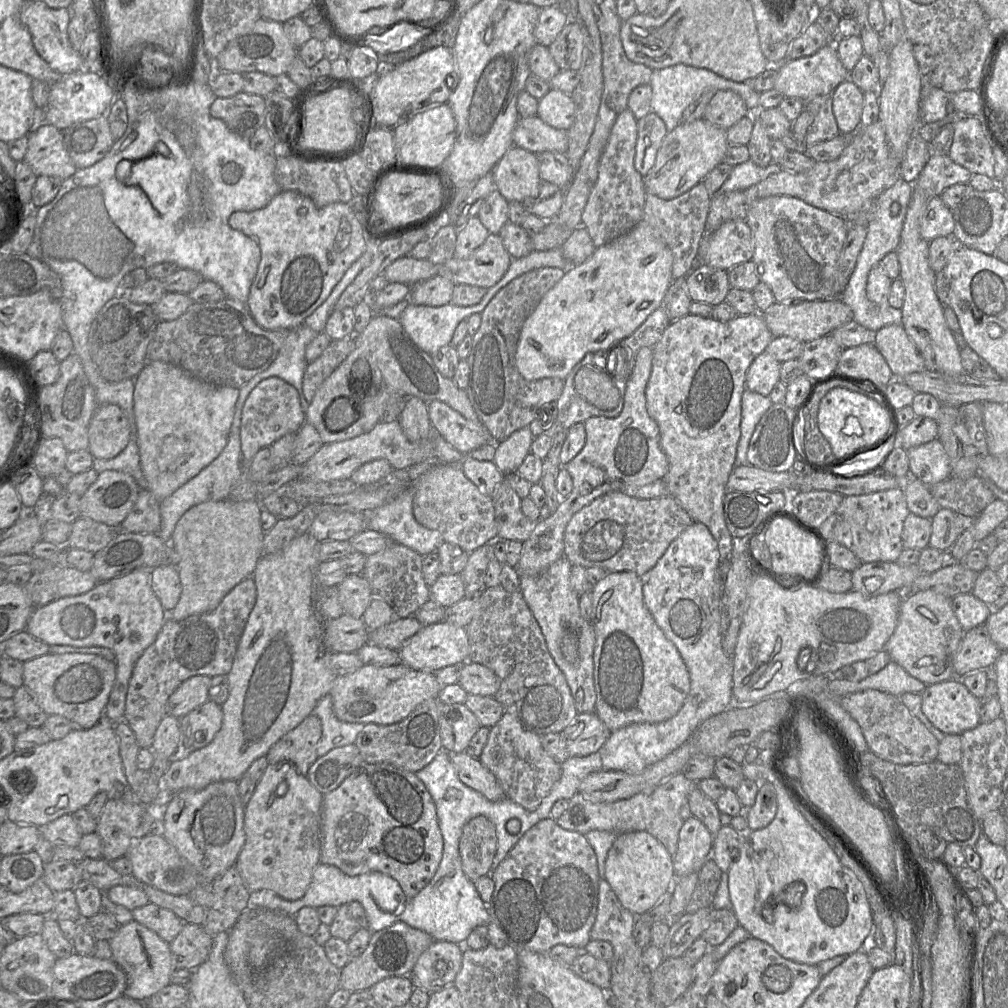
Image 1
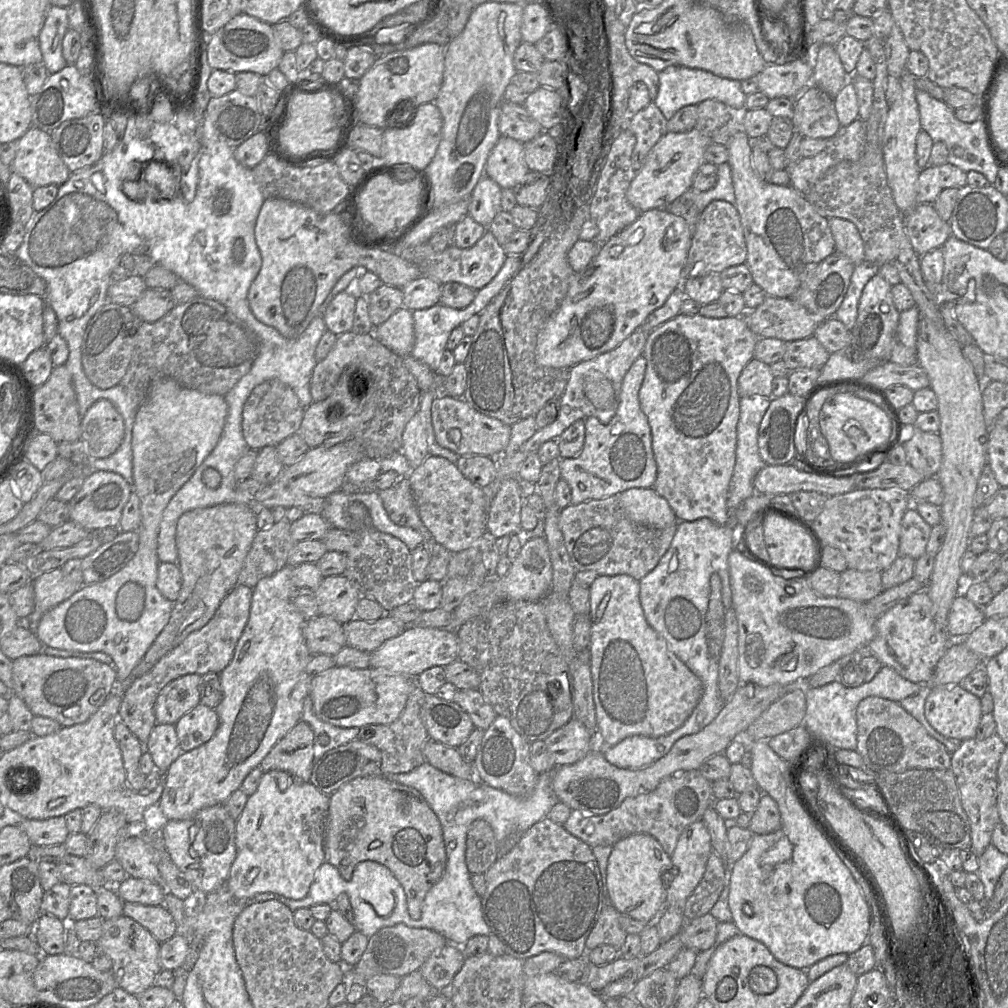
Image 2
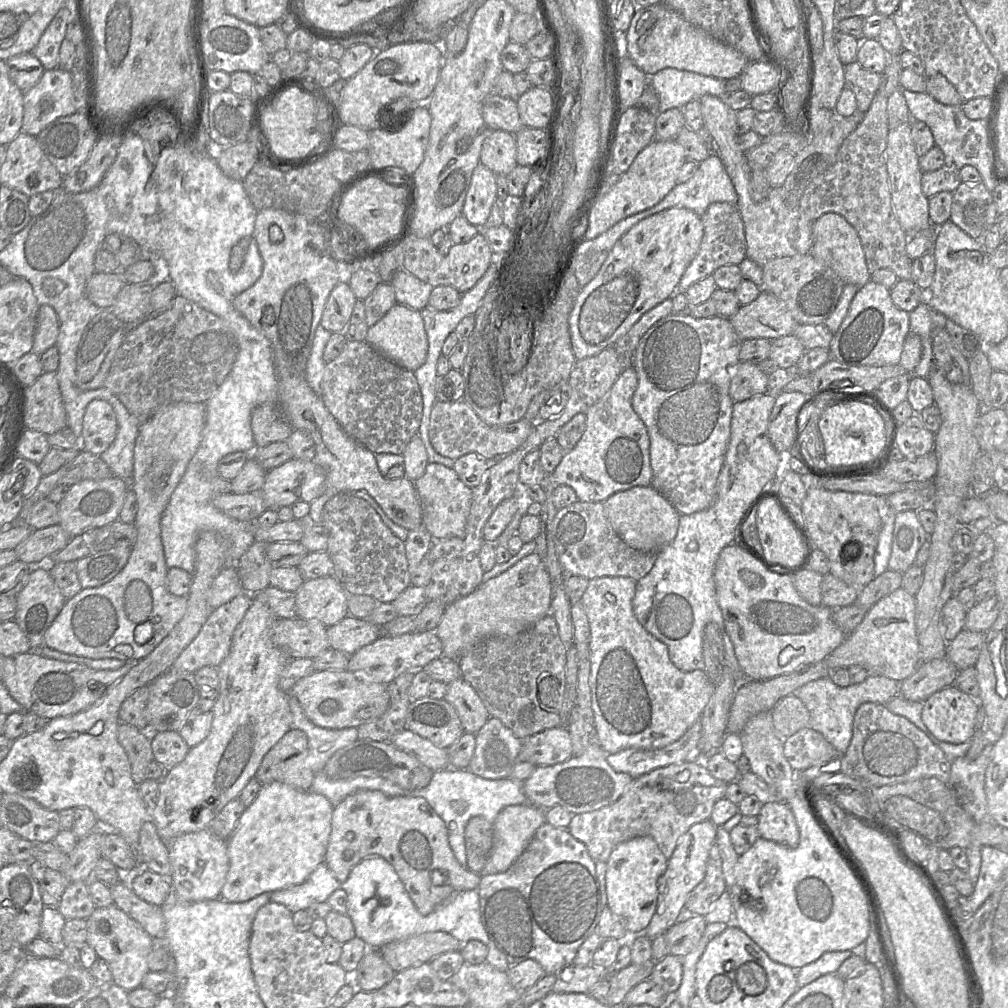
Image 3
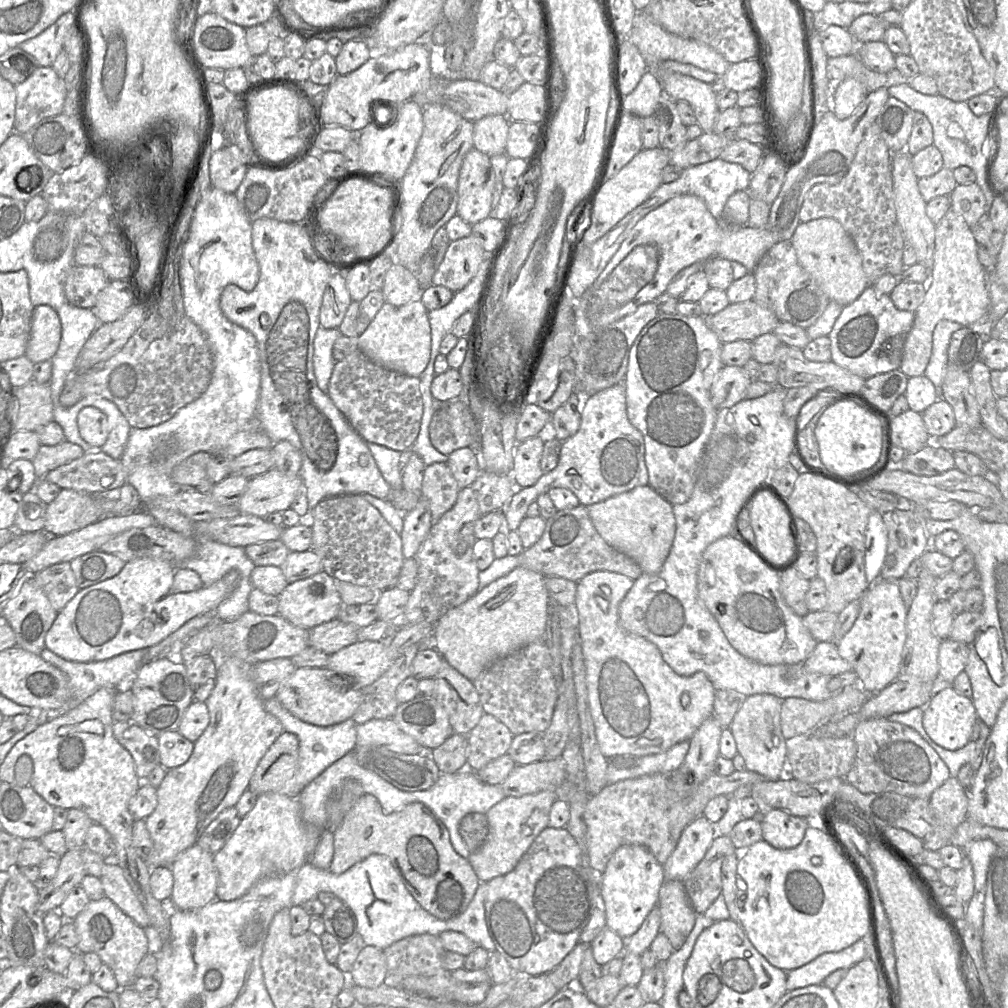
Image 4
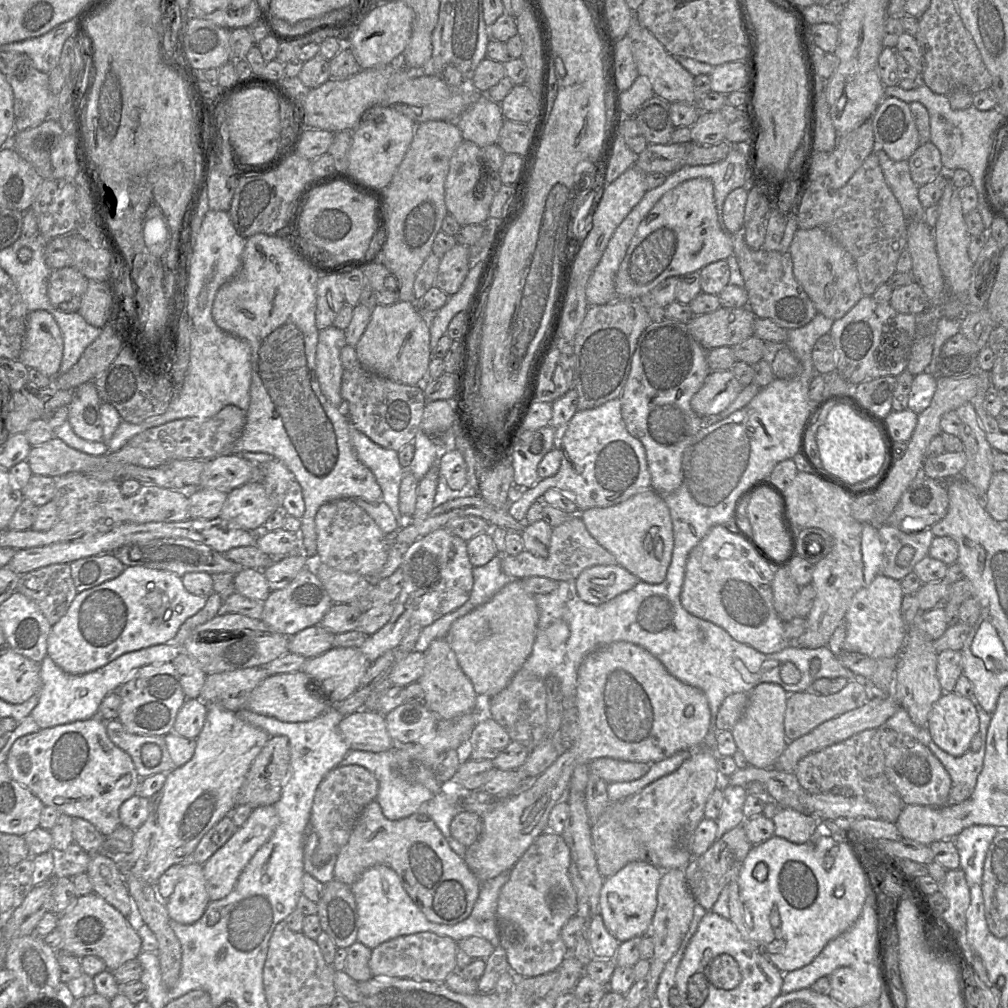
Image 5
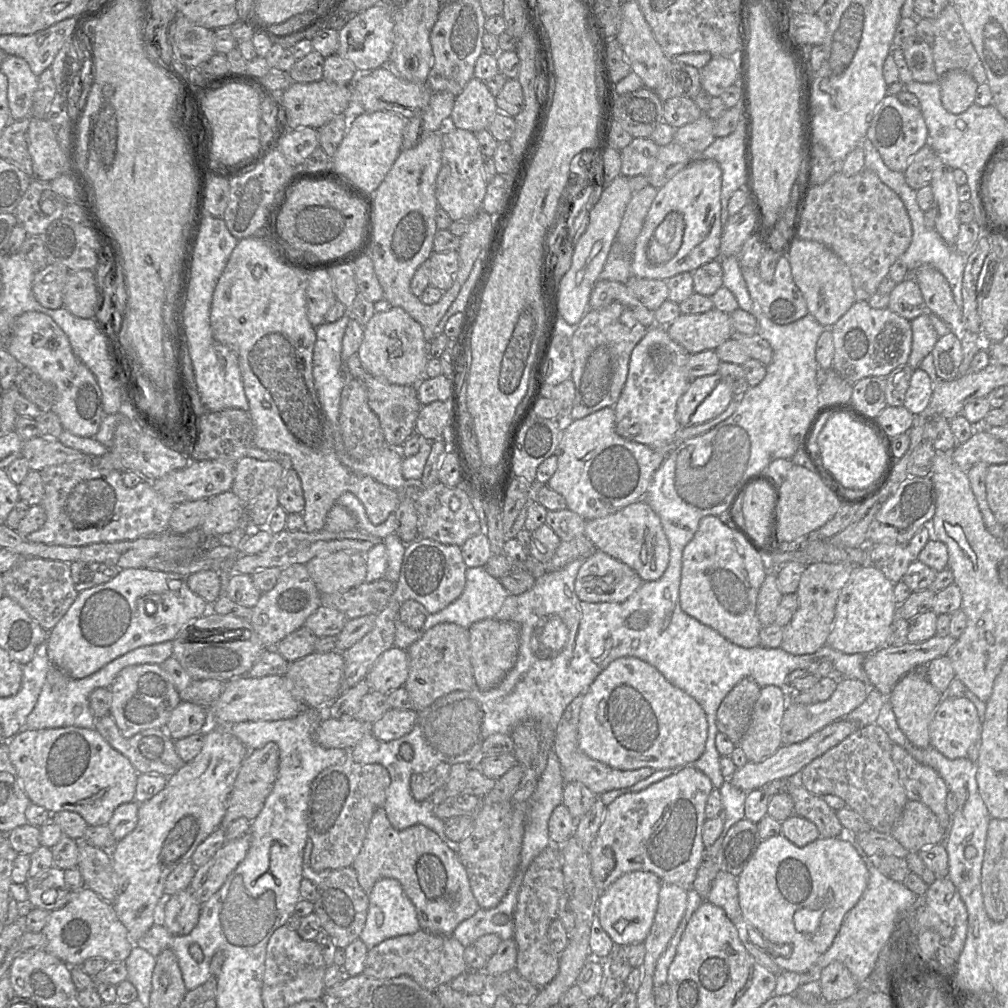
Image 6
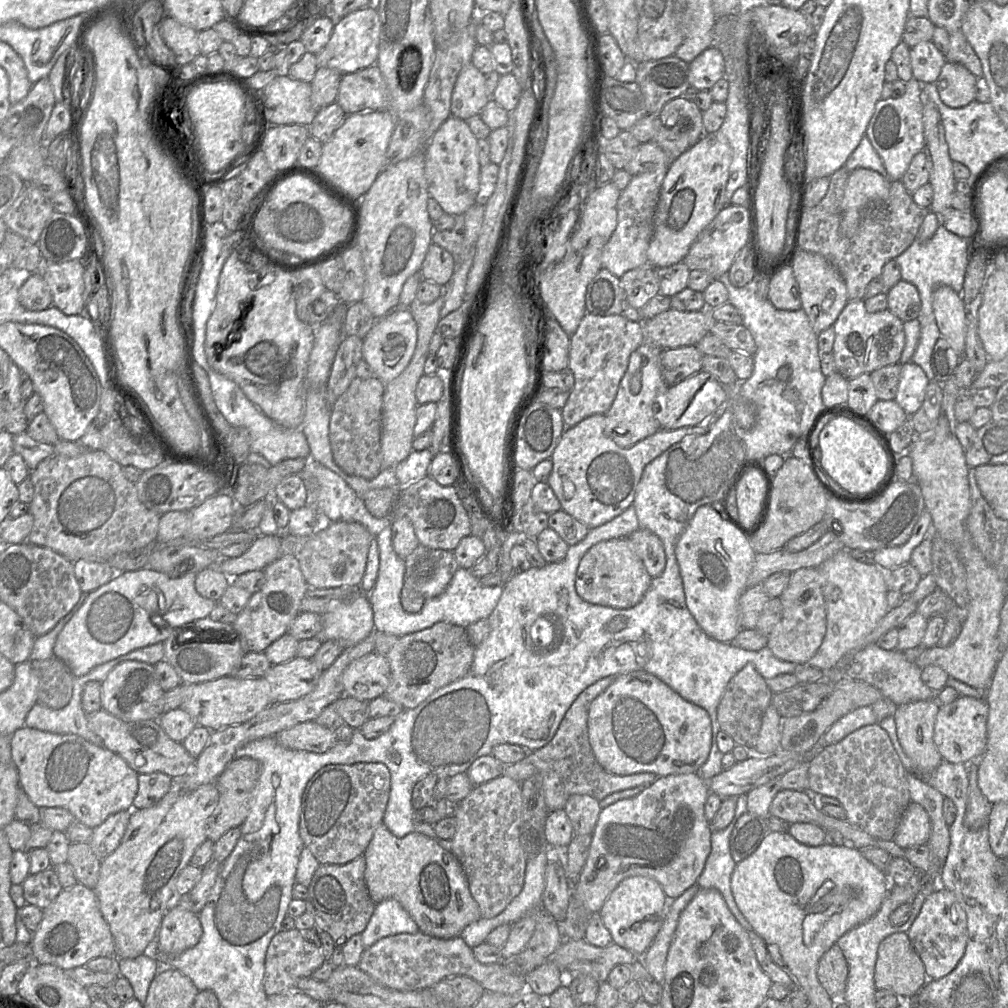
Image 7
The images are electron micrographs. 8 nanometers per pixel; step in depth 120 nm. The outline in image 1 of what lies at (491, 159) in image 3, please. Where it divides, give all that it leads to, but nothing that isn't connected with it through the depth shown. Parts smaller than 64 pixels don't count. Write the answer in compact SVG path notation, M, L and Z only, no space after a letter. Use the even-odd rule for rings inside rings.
M512 145L492 170L495 189L507 200L528 201L539 195L537 155Z

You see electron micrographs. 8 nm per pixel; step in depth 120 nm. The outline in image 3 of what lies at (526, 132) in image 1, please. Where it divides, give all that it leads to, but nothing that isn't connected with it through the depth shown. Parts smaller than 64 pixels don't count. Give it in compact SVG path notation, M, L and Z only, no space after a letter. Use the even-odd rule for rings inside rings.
M490 93L483 101L482 116L491 130L516 134L524 126L521 122L516 98L503 98Z

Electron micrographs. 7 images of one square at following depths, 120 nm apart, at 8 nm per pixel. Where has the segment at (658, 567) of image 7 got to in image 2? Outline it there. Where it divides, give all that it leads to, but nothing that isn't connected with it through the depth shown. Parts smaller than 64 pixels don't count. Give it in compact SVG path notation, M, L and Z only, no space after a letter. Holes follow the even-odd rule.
M653 487L631 488L617 495L625 514L635 524L656 529L678 525L669 503Z

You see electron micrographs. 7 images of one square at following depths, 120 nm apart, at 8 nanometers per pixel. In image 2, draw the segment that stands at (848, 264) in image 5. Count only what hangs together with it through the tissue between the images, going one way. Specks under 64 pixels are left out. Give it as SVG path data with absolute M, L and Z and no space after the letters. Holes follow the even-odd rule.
M837 217L828 218L828 225L831 230L835 252L840 252L847 256L856 266L865 260L864 242L851 221Z

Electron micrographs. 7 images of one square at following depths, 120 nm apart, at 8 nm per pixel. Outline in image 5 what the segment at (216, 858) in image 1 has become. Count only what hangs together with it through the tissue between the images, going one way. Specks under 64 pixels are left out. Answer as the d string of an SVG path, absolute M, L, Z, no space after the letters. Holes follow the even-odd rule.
M191 860L182 864L181 877L166 900L170 919L181 924L195 923L210 901L202 865Z

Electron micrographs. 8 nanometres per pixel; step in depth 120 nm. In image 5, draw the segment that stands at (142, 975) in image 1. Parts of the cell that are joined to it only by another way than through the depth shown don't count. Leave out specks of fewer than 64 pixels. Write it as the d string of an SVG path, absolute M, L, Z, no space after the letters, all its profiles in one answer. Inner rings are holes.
M94 892L78 896L72 906L58 916L59 919L56 929L62 933L63 942L61 950L57 952L65 952L79 958L97 956L105 962L108 970L114 971L127 961L136 959L142 951L142 941L136 931L136 922L133 919L125 917L113 905L109 904L104 898Z

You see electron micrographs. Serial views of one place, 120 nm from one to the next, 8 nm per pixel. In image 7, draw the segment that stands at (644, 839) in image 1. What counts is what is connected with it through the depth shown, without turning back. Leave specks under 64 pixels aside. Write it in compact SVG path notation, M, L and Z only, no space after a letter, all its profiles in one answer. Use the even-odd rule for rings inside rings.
M631 876L625 878L611 892L600 909L600 915L614 943L637 957L643 957L661 928L669 901L660 884L654 879Z

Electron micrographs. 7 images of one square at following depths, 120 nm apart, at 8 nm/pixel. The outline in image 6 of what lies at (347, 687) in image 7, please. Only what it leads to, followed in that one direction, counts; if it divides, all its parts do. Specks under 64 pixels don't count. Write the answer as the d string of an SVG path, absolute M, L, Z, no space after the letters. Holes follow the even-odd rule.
M393 646L378 657L365 680L371 691L388 694L403 687L407 677L408 655L406 650Z

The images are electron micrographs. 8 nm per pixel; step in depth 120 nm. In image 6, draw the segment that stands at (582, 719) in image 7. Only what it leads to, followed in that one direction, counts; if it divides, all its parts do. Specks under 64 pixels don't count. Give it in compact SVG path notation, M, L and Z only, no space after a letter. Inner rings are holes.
M579 694L566 707L556 729L553 743L553 751L558 756L561 774L564 783L573 781L581 782L593 793L600 796L603 793L613 790L630 787L637 782L649 777L655 770L650 767L642 767L635 770L619 770L612 768L598 760L584 754L578 746L578 721L583 694Z

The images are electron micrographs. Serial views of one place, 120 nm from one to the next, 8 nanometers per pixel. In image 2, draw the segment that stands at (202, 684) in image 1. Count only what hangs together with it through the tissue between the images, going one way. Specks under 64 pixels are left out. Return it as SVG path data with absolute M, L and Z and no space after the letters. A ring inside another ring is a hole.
M186 674L169 682L156 699L154 713L157 724L176 724L188 711L200 703L201 676Z

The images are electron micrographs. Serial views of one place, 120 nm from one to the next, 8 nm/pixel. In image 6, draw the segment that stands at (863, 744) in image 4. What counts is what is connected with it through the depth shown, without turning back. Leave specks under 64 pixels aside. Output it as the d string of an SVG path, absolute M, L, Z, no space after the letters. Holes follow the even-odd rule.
M894 743L891 758L908 800L919 801L928 806L947 831L952 816L946 809L948 787L942 777L932 767L918 762L903 747Z

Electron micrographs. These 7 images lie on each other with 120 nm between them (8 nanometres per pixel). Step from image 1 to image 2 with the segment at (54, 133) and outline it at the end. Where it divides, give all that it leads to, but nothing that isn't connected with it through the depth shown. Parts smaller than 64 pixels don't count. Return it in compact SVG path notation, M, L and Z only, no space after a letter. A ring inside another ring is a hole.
M33 126L17 140L17 153L10 166L12 173L20 175L33 188L50 184L60 186L71 174L69 168L58 155L50 134Z

